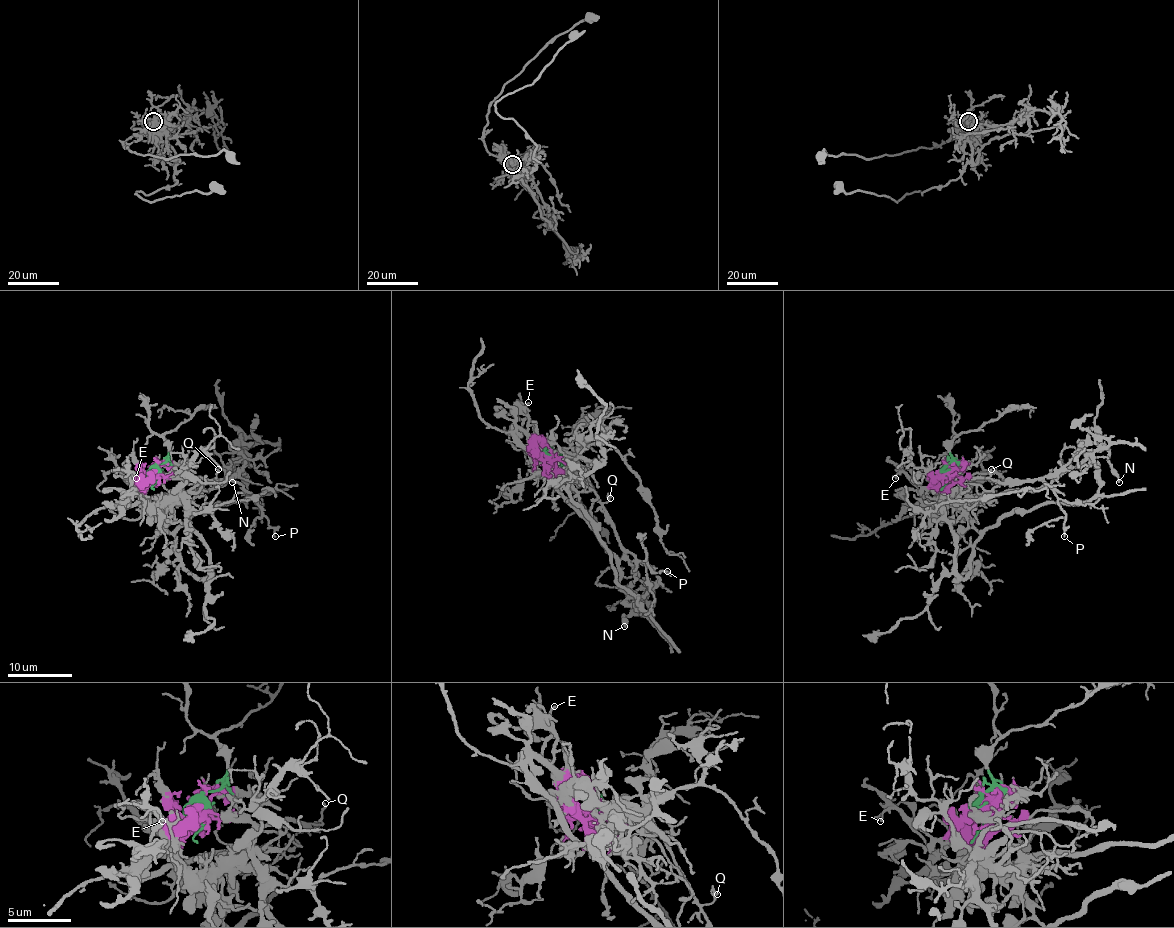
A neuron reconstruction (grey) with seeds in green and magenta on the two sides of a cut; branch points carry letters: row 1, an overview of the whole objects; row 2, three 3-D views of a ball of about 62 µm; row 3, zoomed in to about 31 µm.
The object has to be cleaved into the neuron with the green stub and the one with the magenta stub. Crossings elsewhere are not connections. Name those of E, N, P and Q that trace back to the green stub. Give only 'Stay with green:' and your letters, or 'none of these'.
Stay with green: P, Q

